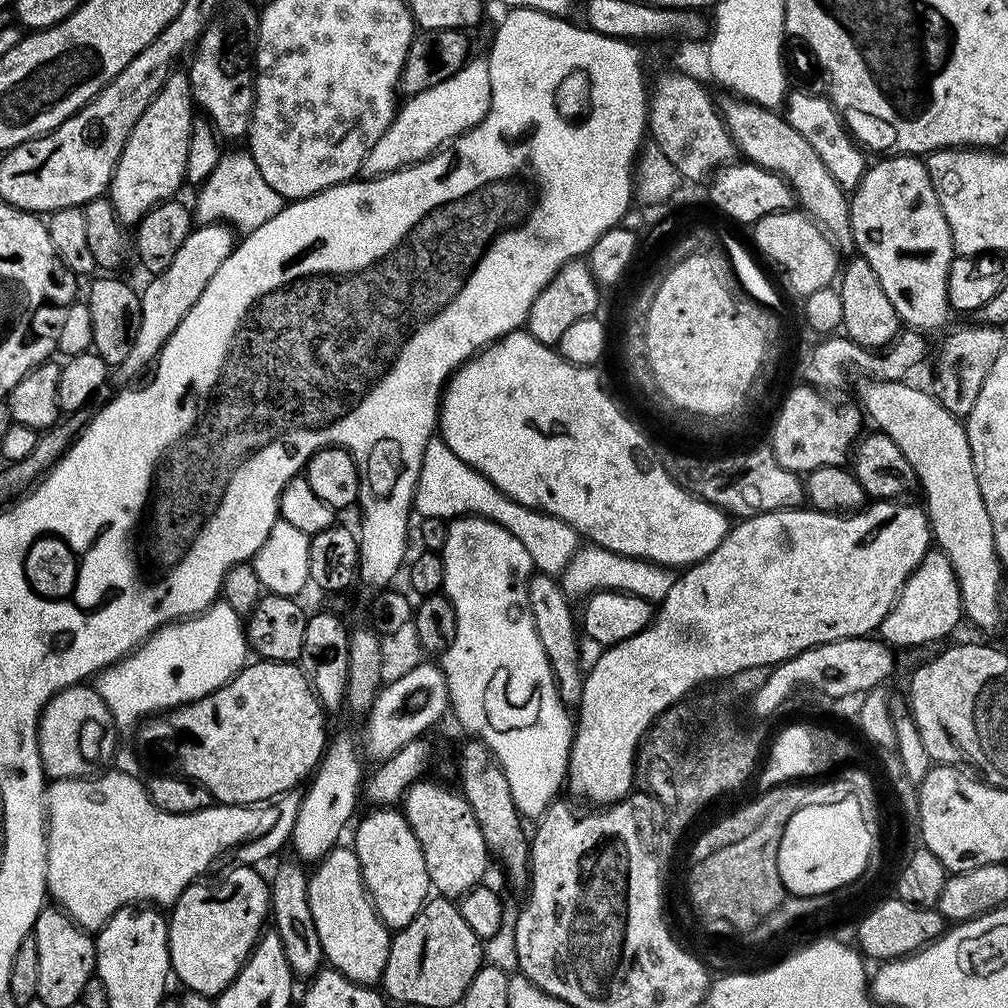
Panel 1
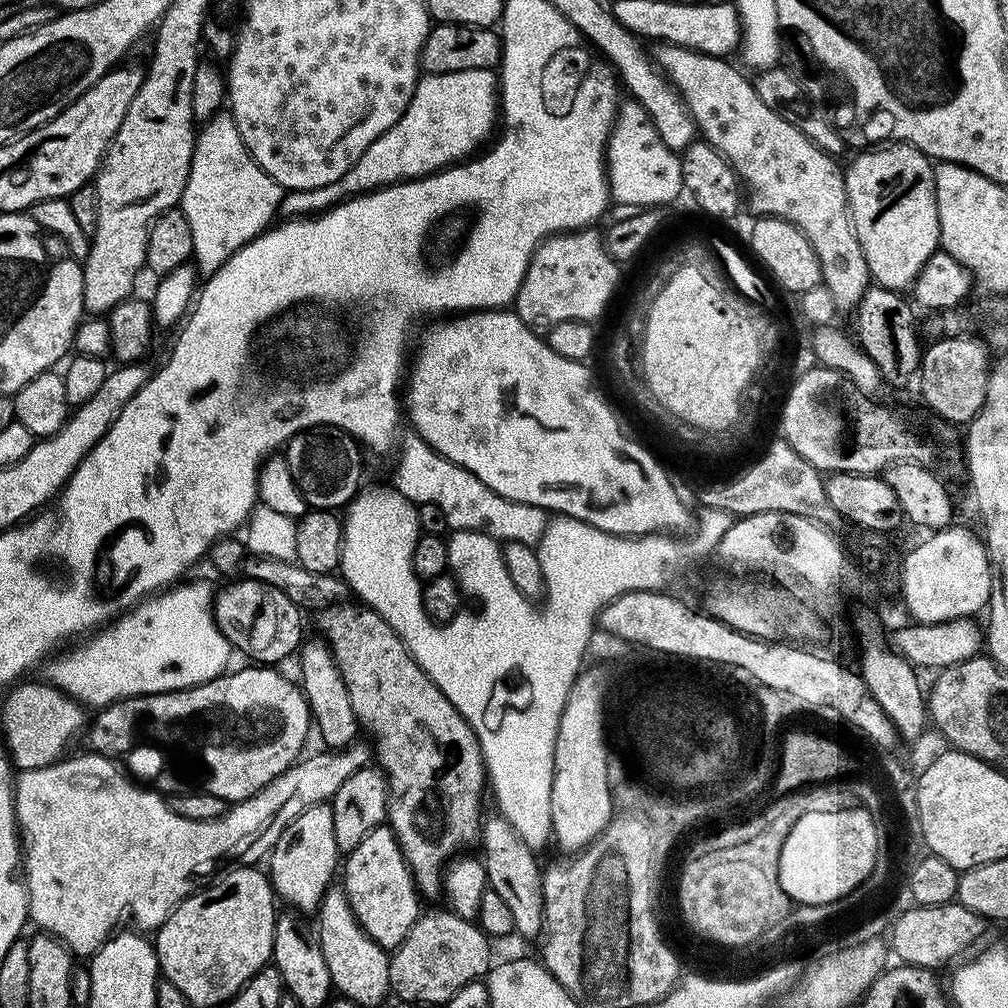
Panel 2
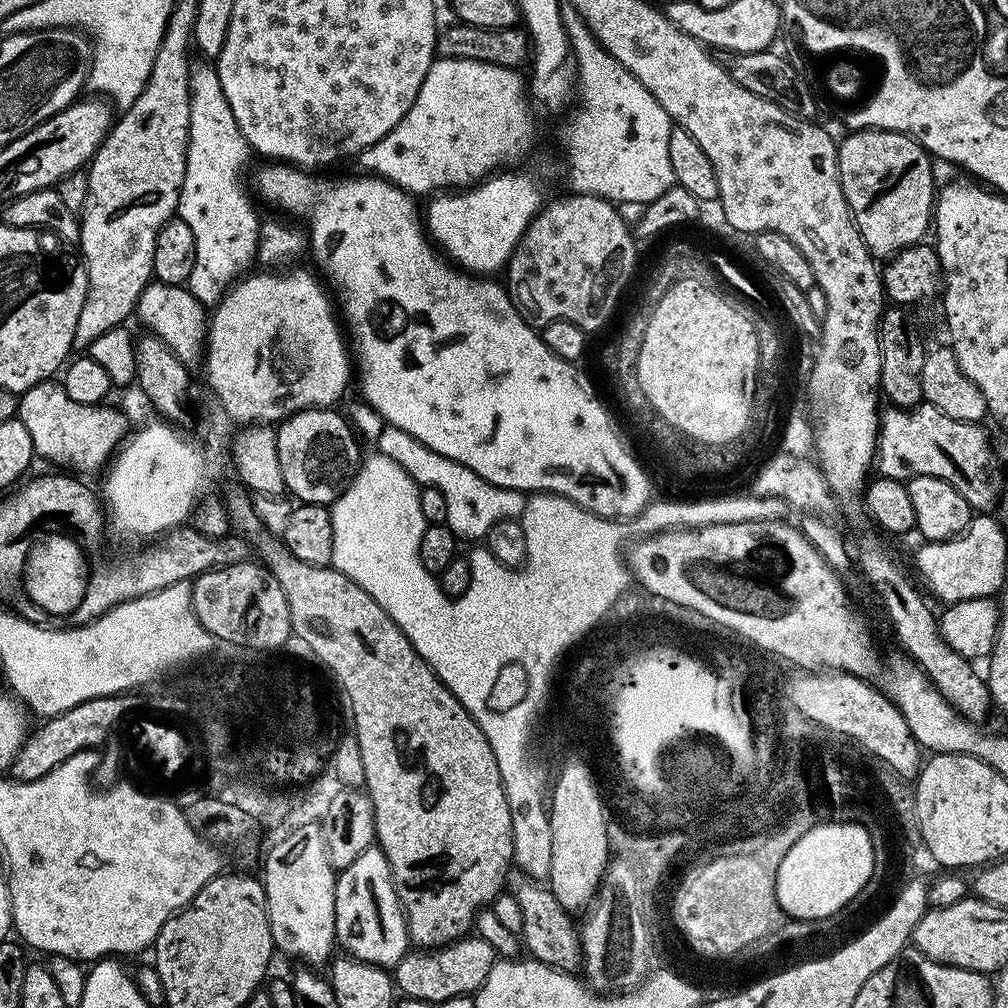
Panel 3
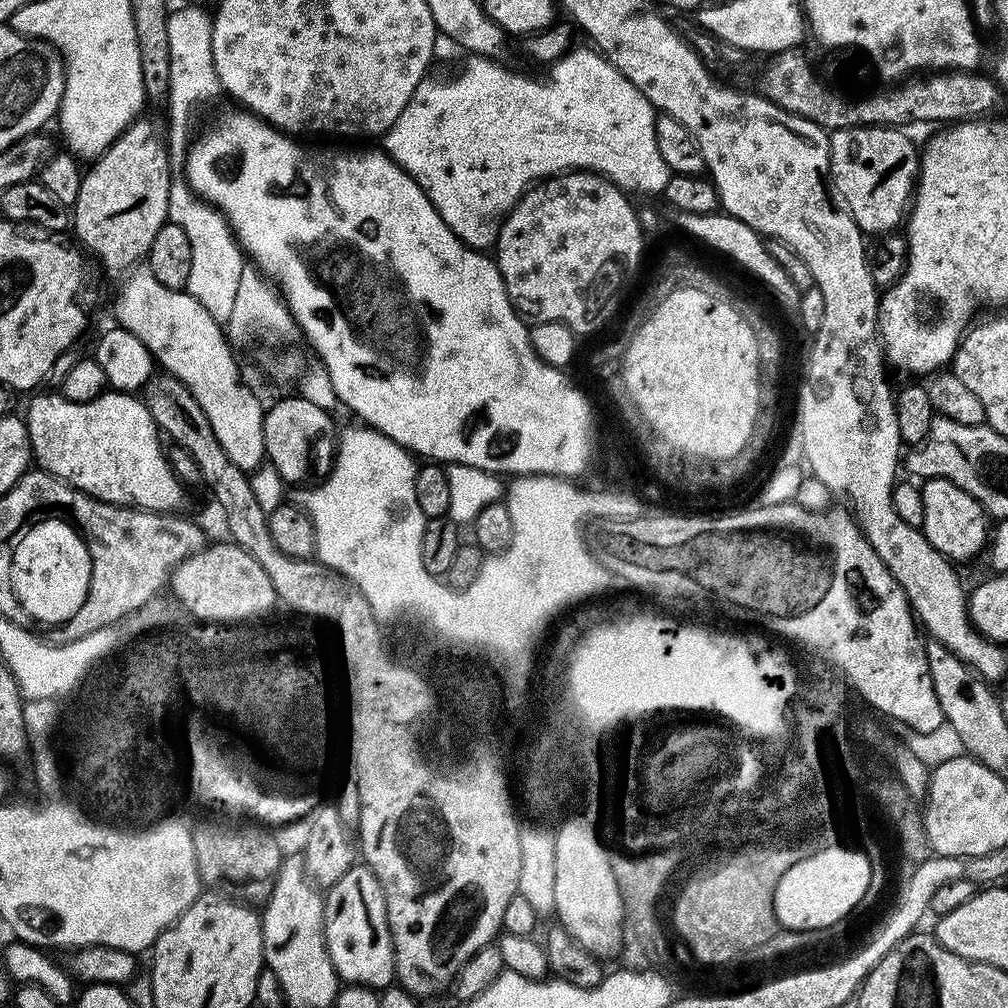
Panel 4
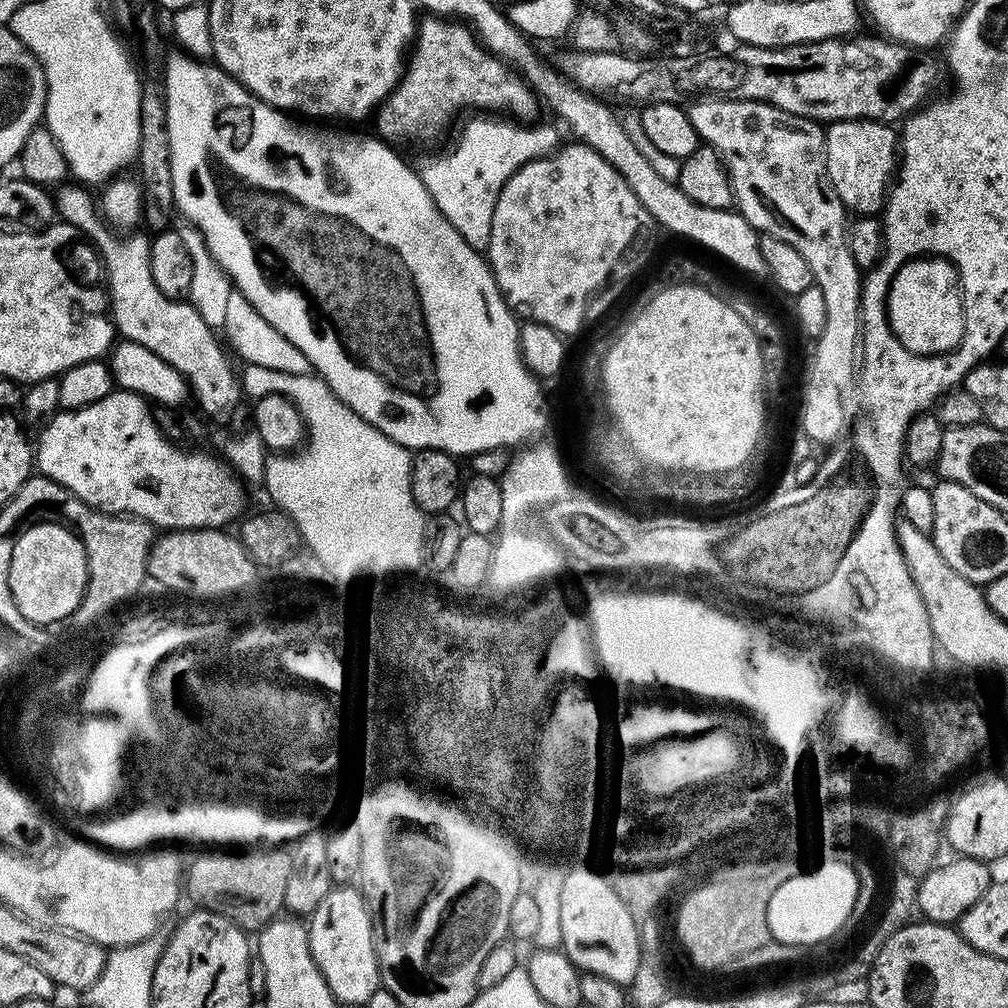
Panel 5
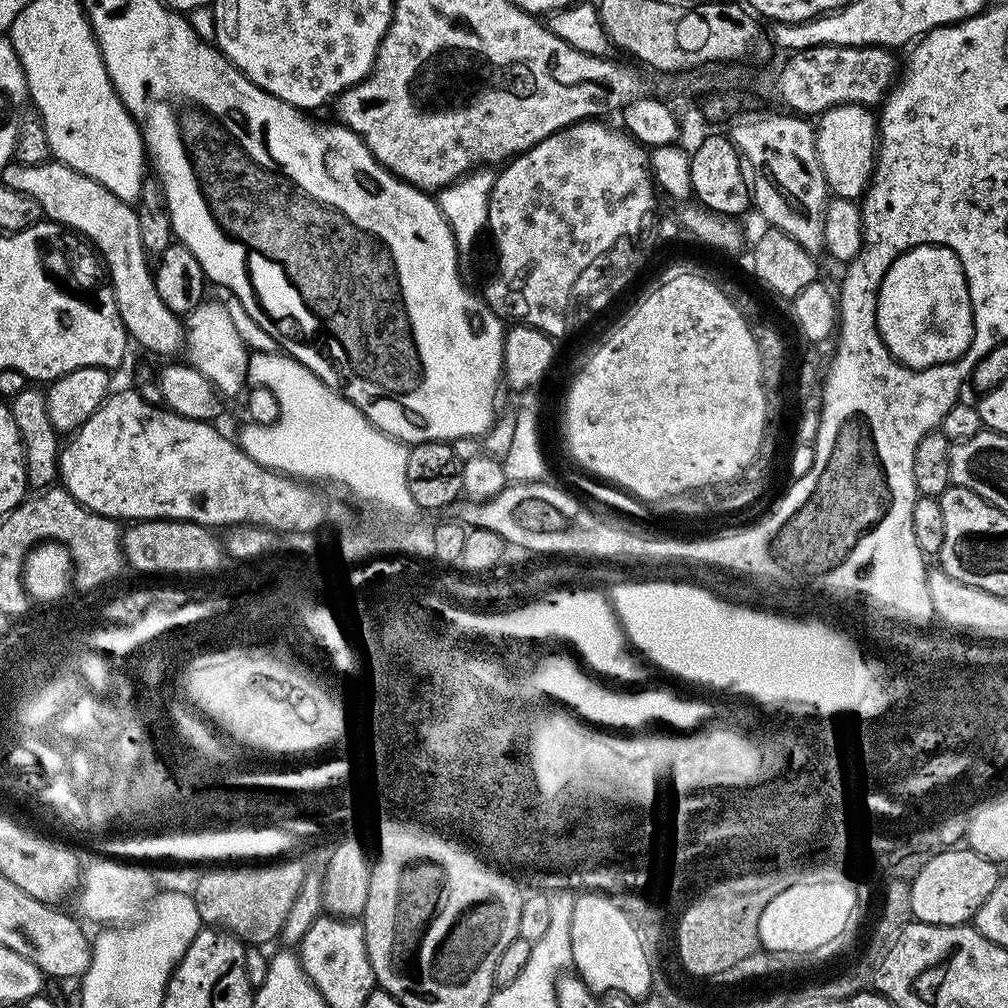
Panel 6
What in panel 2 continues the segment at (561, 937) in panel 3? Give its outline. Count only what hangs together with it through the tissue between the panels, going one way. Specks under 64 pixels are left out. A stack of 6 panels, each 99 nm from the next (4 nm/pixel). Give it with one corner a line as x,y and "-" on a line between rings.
499,814
490,816
487,817
486,823
482,828
482,845
484,844
482,859
484,869
488,875
488,887
506,902
513,918
515,935
525,936
526,939
532,940
536,935
539,937
544,928
544,877
542,875
542,864
536,861
539,860
537,853
532,852
530,846
526,846
526,842
522,842
522,838
518,838
514,826
510,826
507,818

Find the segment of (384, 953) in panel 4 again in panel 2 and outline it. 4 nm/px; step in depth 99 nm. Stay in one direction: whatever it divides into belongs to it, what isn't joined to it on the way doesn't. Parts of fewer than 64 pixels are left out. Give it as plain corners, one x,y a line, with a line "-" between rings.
381,826
370,830
354,850
347,853
342,864
342,887
350,906
366,934
378,942
378,946
394,950
410,934
410,926
422,915
421,897
412,881
400,843
391,827

